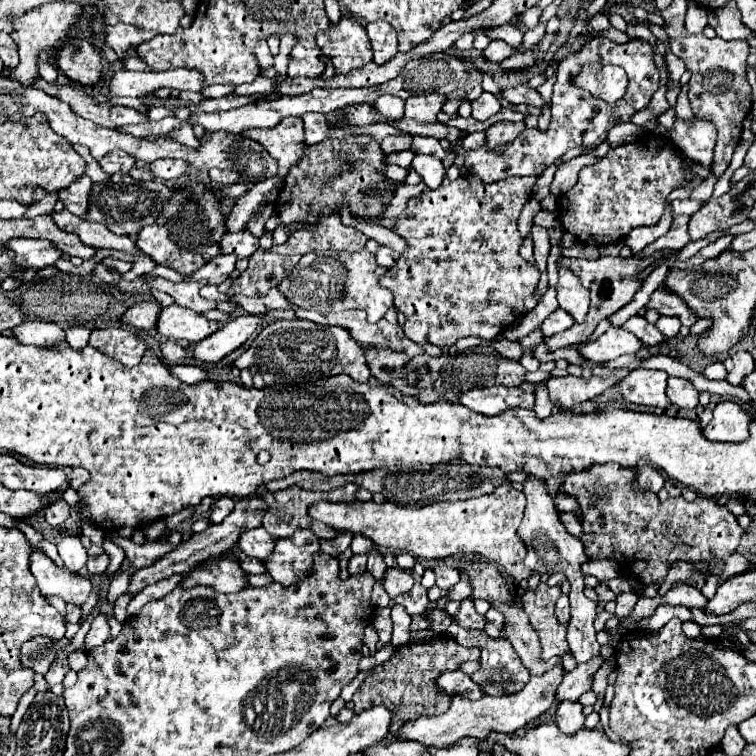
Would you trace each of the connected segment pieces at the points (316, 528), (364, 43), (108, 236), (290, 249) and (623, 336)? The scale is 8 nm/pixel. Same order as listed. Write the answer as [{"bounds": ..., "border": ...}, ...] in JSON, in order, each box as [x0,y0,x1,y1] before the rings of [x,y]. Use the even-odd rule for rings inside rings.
[{"bounds":[256,483,360,539],"border":[[[346,483],[346,485],[342,485],[342,487],[334,489],[334,491],[316,493],[316,491],[304,491],[304,489],[296,487],[296,485],[292,485],[292,487],[288,487],[288,489],[282,489],[282,491],[274,491],[274,493],[272,493],[272,491],[266,489],[266,485],[260,485],[260,487],[256,489],[256,495],[258,495],[260,499],[264,499],[266,505],[268,505],[268,511],[266,511],[266,515],[264,515],[262,527],[264,527],[266,531],[270,531],[272,535],[276,535],[278,539],[280,539],[280,537],[290,537],[290,535],[294,535],[294,531],[296,531],[298,527],[302,527],[302,529],[312,529],[320,539],[334,539],[334,537],[338,535],[338,531],[326,527],[324,523],[318,523],[316,519],[312,519],[312,517],[308,515],[308,509],[310,509],[316,501],[352,503],[352,501],[354,501],[354,493],[356,493],[358,489],[360,489],[360,485],[356,485],[356,483]]]},{"bounds":[318,17,372,75],"border":[[[342,17],[328,33],[318,35],[318,47],[330,57],[338,75],[356,71],[372,61],[372,47],[366,29],[356,21]]]},{"bounds":[52,209,138,253],"border":[[[66,209],[62,213],[52,213],[52,217],[54,217],[54,221],[56,221],[56,225],[60,229],[76,233],[80,237],[80,241],[90,245],[90,247],[138,253],[138,247],[136,247],[136,243],[130,237],[116,235],[108,227],[102,227],[102,223],[78,219],[76,215],[70,215],[70,211],[66,211]]]},{"bounds":[226,139,398,299],"border":[[[348,139],[342,141],[322,141],[318,145],[308,148],[304,161],[298,163],[290,170],[290,175],[284,179],[278,199],[276,199],[276,213],[282,221],[282,225],[300,223],[306,229],[294,231],[286,243],[276,245],[272,249],[258,249],[248,257],[250,265],[244,273],[240,273],[230,289],[226,291],[228,299],[236,295],[246,297],[264,297],[272,287],[276,287],[298,263],[298,259],[306,251],[360,251],[364,249],[368,237],[354,229],[342,225],[340,217],[340,205],[342,201],[348,201],[348,209],[352,217],[360,221],[368,221],[374,225],[382,223],[382,211],[392,201],[398,183],[392,183],[380,169],[388,167],[386,155],[378,141],[370,141],[368,145],[360,147]],[[308,179],[308,182],[304,182]]]},{"bounds":[578,327,642,363],"border":[[[610,327],[604,335],[600,335],[596,341],[586,341],[578,345],[578,353],[590,361],[604,363],[618,359],[626,353],[636,353],[642,347],[636,335],[630,335],[630,331],[622,327]]]}]

